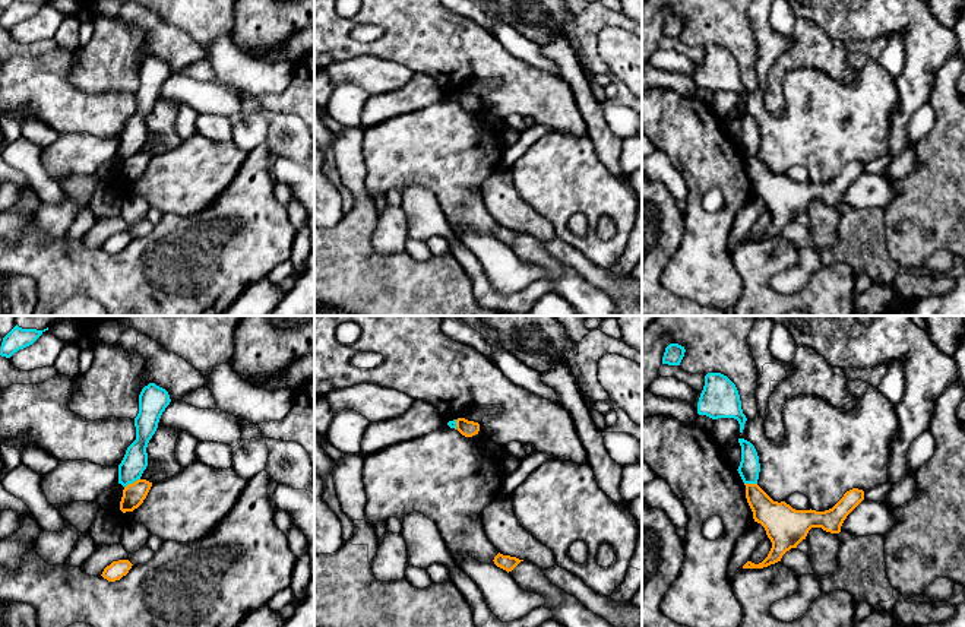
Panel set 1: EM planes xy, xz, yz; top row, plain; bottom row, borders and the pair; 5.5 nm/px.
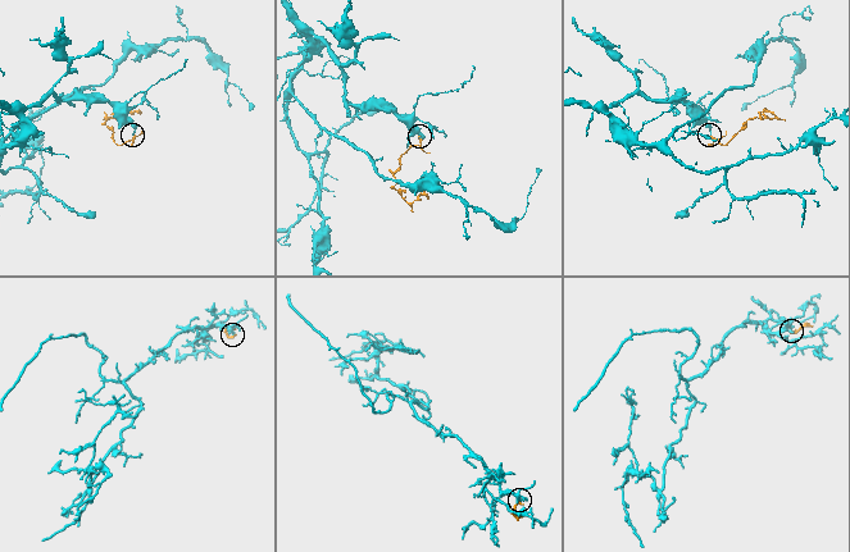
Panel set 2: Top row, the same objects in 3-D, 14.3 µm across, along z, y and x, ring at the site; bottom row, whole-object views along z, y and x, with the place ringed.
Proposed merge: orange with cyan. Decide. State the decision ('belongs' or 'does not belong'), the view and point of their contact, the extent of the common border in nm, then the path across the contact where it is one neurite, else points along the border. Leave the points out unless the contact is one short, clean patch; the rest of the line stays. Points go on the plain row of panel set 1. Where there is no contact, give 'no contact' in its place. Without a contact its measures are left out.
does not belong | xy (133, 155) | 100 nm | along xy (139, 151), (125, 160)

